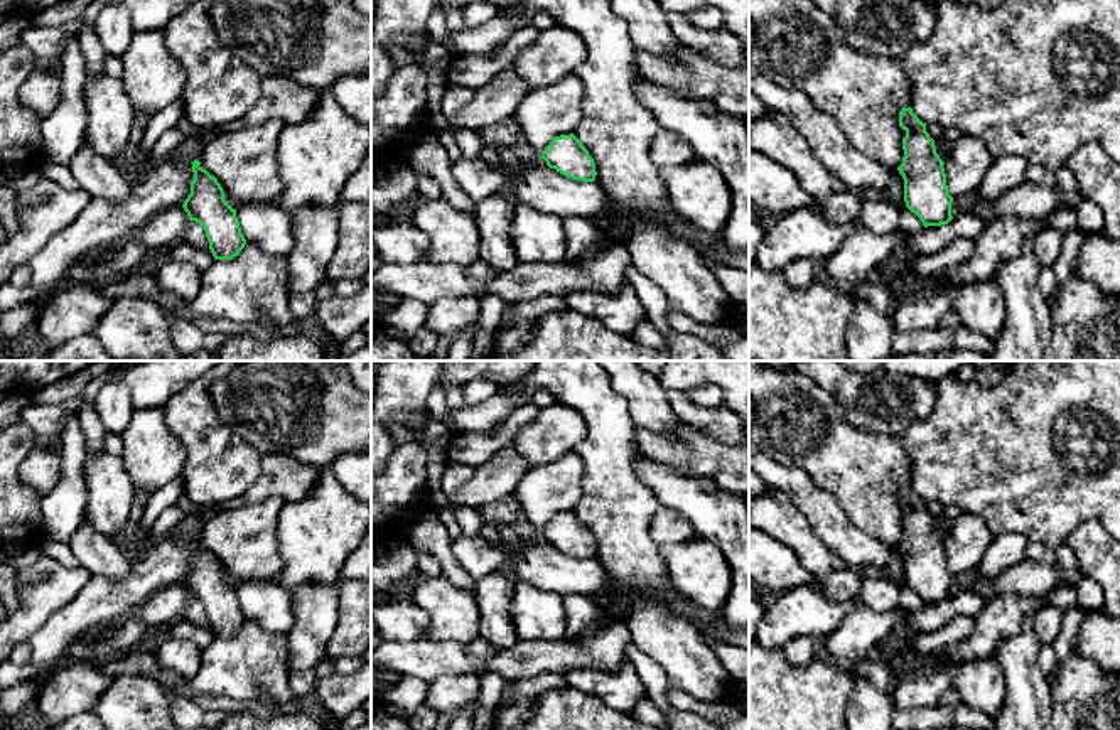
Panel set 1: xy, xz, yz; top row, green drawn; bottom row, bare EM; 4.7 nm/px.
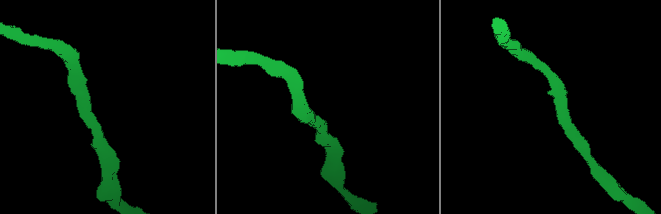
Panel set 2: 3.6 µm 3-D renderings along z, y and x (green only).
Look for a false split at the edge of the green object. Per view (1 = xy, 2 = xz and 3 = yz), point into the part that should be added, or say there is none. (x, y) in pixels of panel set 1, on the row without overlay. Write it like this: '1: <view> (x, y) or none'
1: none
2: none
3: none

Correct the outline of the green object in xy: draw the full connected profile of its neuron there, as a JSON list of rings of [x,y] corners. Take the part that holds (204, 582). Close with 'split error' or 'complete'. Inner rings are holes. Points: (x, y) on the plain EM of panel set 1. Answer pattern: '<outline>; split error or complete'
[[[199,538],[191,541],[194,556],[182,585],[191,598],[204,605],[214,637],[233,637],[246,622],[236,587],[224,578],[226,572],[218,556]]]; complete

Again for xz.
[[[573,511],[555,514],[543,528],[541,536],[565,555],[582,560],[595,558],[594,536]]]; complete

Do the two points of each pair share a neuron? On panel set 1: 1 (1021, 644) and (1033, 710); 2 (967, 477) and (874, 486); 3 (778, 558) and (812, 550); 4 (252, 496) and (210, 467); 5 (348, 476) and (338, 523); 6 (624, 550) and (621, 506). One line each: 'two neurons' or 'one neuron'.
1: one neuron
2: two neurons
3: two neurons
4: two neurons
5: two neurons
6: one neuron

